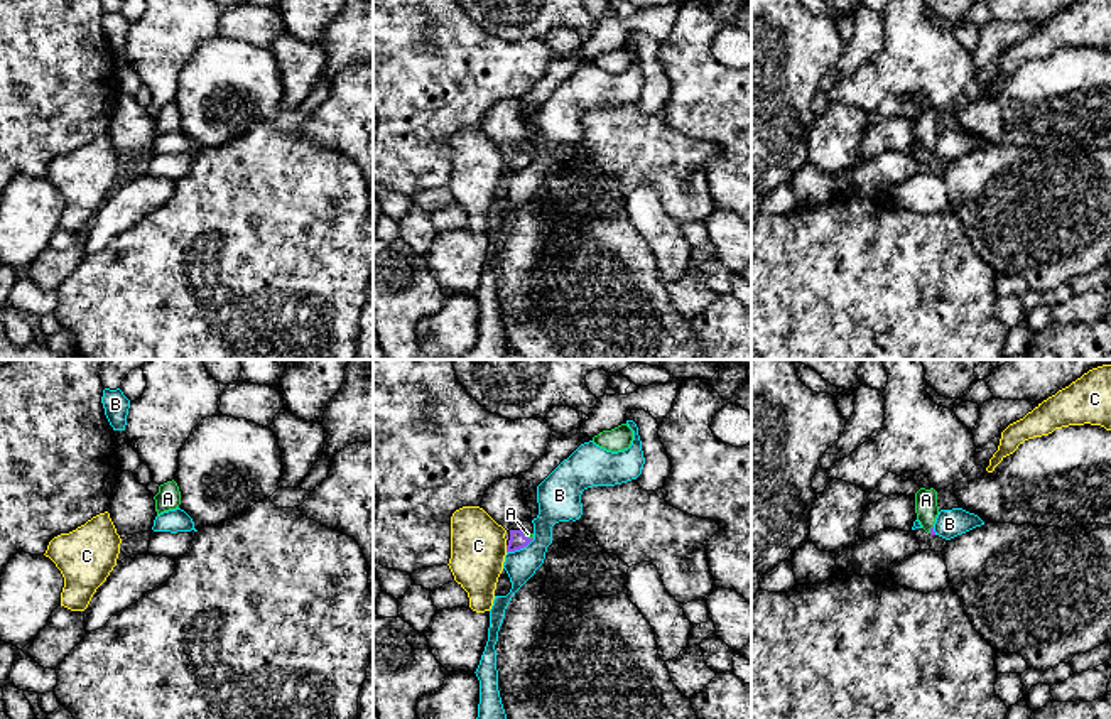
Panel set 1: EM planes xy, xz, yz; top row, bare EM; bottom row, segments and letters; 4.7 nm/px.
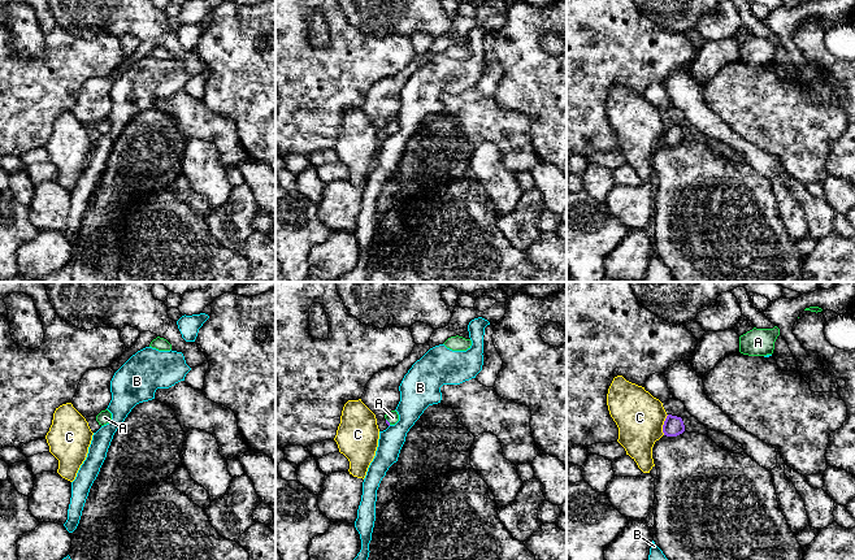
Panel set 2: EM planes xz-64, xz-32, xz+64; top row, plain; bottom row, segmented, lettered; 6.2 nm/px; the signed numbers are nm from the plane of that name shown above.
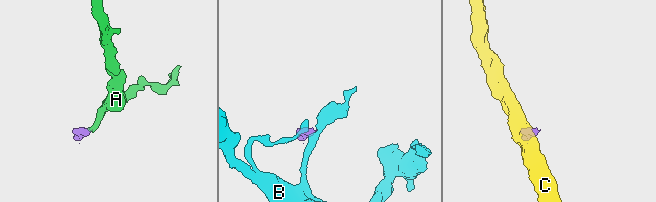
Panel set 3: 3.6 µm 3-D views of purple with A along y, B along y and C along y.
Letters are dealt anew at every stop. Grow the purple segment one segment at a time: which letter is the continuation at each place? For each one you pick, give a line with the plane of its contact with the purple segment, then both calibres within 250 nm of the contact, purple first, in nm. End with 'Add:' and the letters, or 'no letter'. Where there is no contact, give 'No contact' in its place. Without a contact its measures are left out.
A: Touches purple in xz. Thickness 80 nm (purple) against 30 nm
Add: A

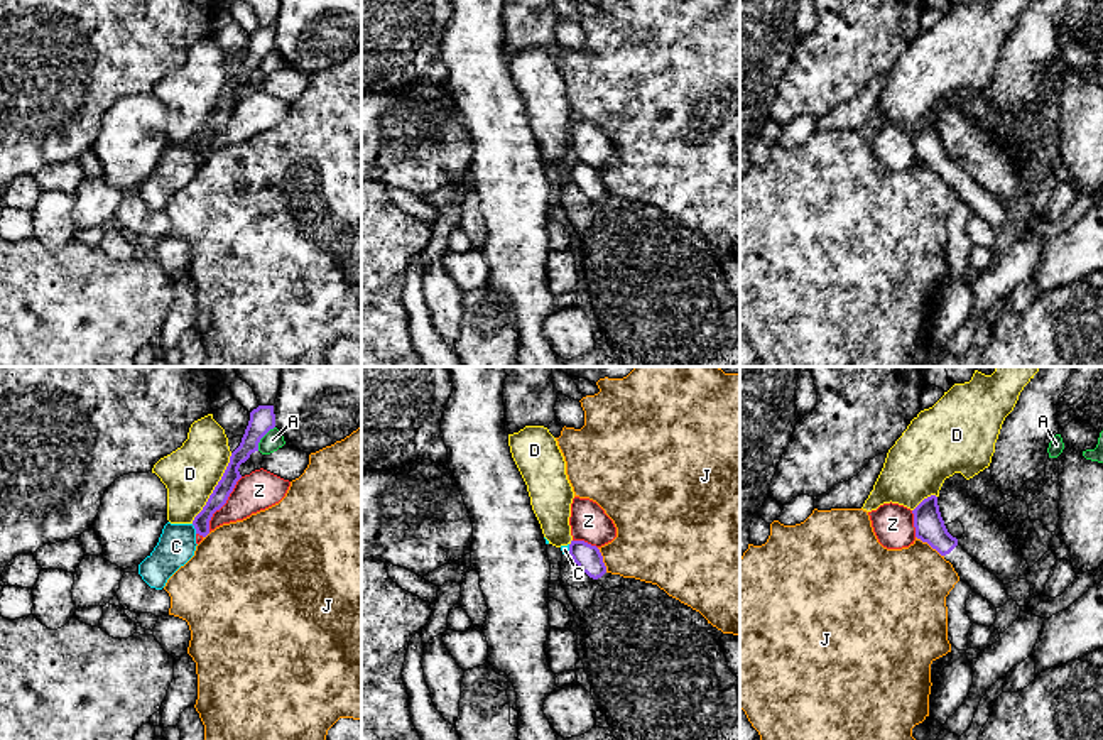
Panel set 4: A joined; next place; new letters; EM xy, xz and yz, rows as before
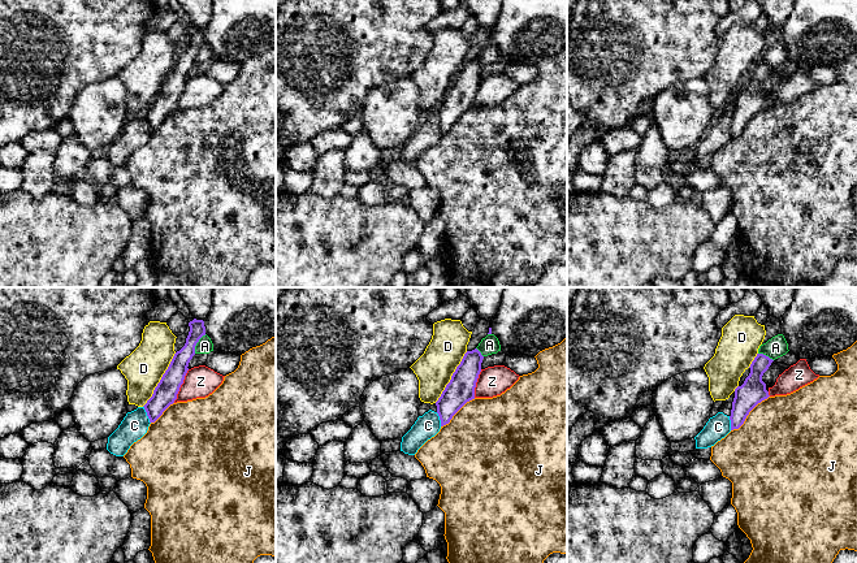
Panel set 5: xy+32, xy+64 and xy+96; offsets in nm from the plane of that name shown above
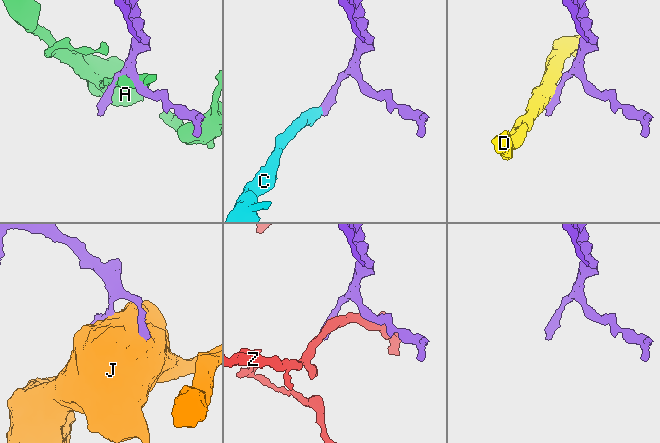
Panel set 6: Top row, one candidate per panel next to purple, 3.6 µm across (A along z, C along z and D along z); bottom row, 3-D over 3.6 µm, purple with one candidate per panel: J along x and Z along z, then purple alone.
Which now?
Add: no letter

